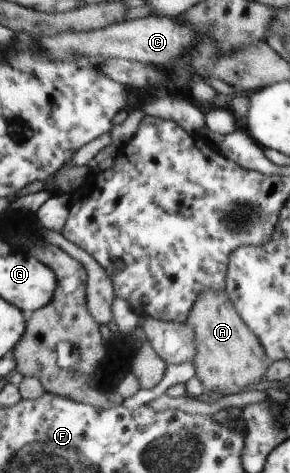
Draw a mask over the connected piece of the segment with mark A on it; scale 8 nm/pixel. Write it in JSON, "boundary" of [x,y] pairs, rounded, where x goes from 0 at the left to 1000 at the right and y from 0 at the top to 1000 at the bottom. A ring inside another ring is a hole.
{"boundary":[[[772,609],[693,622],[666,643],[638,685],[669,706],[676,736],[659,763],[672,797],[686,801],[707,829],[741,825],[769,835],[810,833],[907,795],[921,778],[914,744],[886,712],[831,677],[828,664],[817,664],[814,649]]]}

